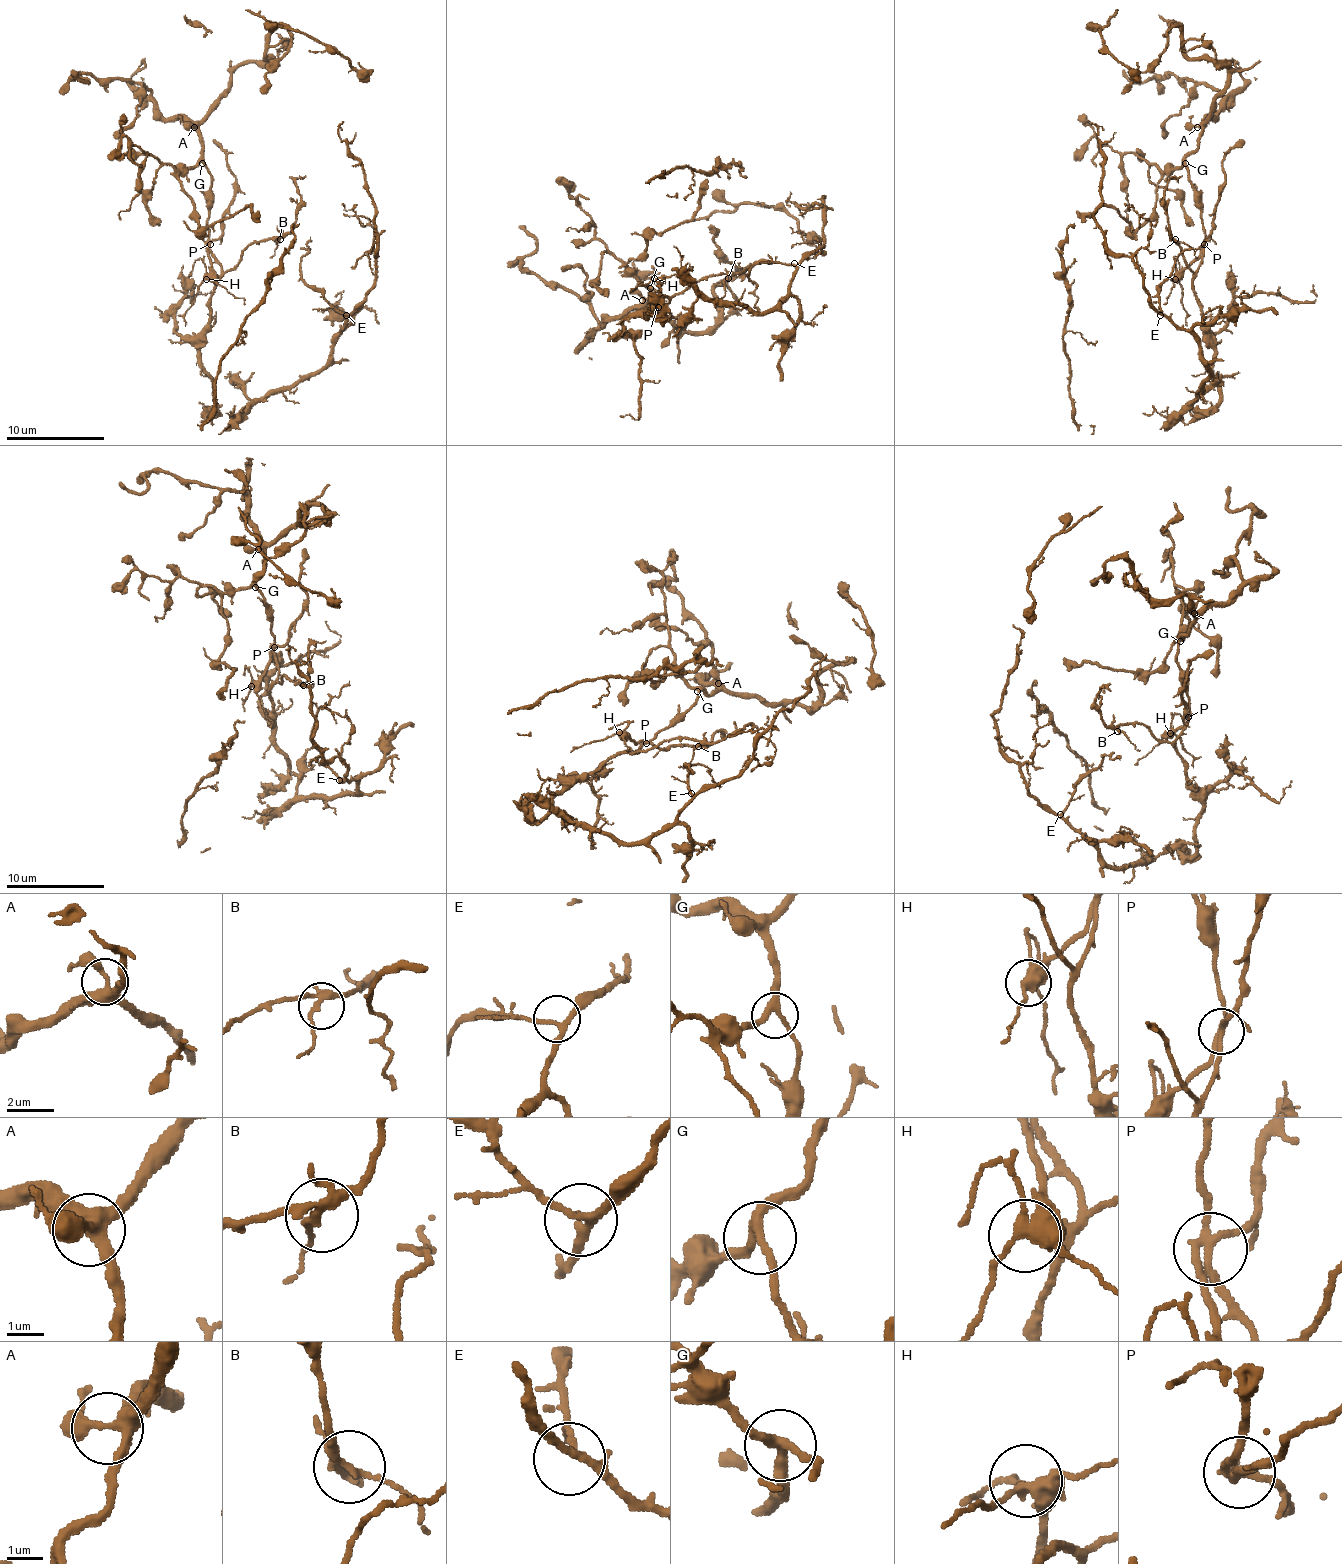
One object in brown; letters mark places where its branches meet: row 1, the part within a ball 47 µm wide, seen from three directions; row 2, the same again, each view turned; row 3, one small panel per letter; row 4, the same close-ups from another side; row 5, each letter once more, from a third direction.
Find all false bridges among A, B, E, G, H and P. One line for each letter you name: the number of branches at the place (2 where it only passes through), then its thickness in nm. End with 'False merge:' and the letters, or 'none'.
P: 4 | 220 nm
False merge: P

